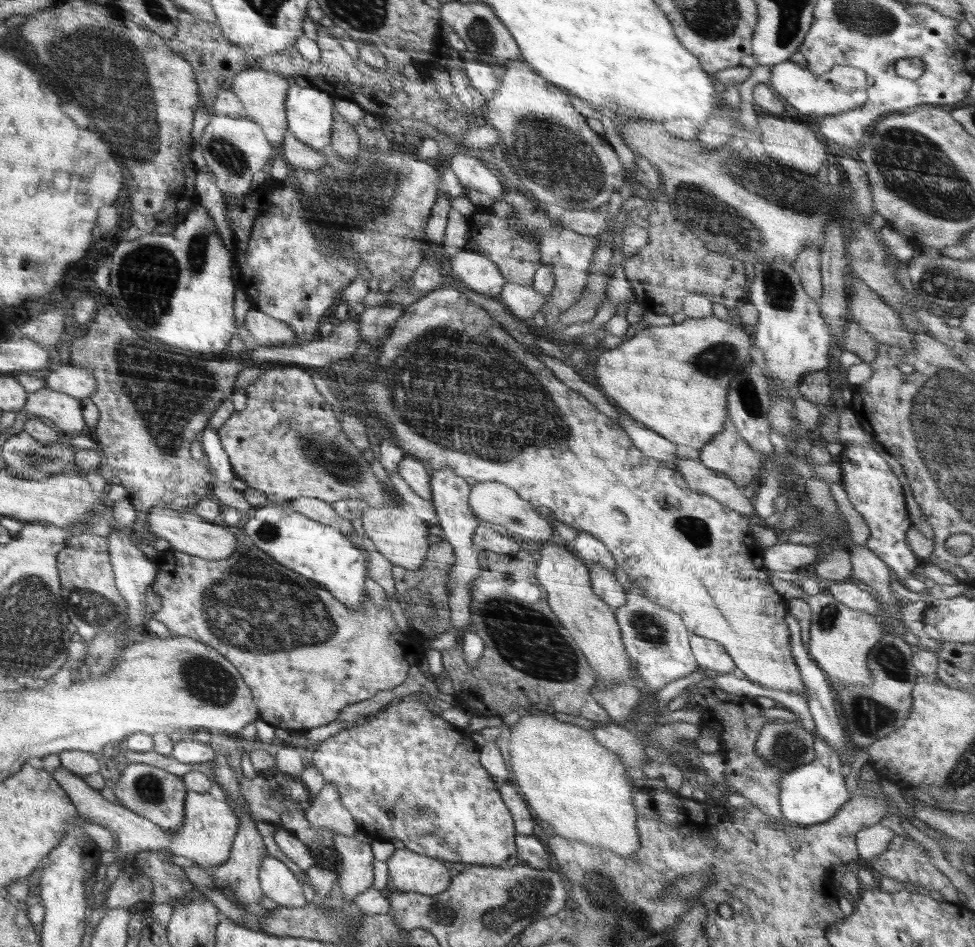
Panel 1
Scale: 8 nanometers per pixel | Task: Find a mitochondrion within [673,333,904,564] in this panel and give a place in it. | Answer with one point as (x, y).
(718, 359)

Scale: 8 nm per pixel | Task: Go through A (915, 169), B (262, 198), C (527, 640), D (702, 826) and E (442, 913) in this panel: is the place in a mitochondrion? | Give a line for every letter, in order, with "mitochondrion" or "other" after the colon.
A: mitochondrion
B: other
C: mitochondrion
D: other
E: mitochondrion

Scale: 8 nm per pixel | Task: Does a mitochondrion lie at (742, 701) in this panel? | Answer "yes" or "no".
no

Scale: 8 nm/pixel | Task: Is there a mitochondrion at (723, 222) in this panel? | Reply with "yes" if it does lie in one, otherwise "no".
yes

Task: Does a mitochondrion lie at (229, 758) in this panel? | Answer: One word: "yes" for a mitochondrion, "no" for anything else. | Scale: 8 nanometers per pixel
yes

